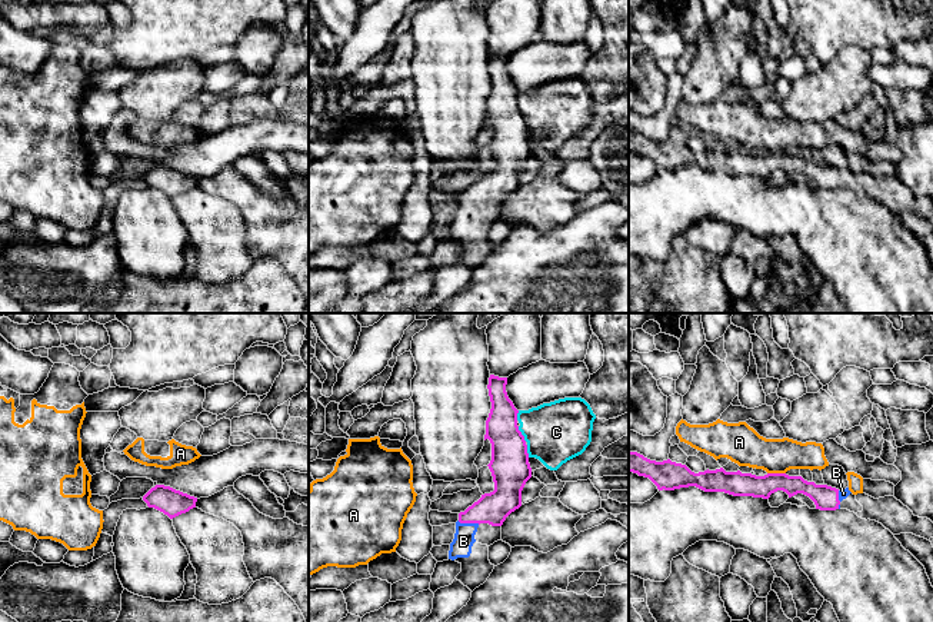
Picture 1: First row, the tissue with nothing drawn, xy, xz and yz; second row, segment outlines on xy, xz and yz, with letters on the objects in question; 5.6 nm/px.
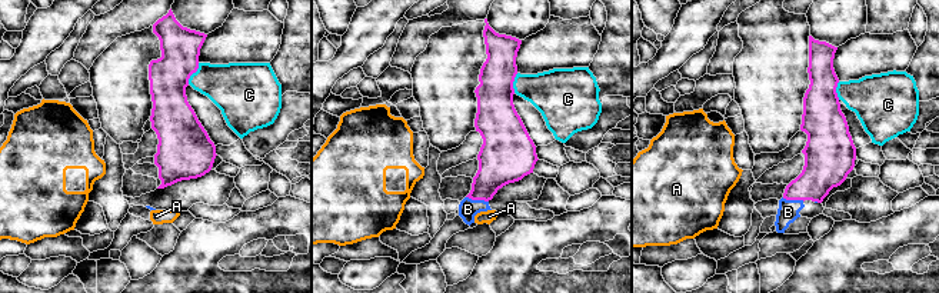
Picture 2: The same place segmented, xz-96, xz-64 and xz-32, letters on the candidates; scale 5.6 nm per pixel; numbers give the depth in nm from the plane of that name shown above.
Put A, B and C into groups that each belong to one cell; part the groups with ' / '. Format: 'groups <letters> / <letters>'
groups A / B / C

